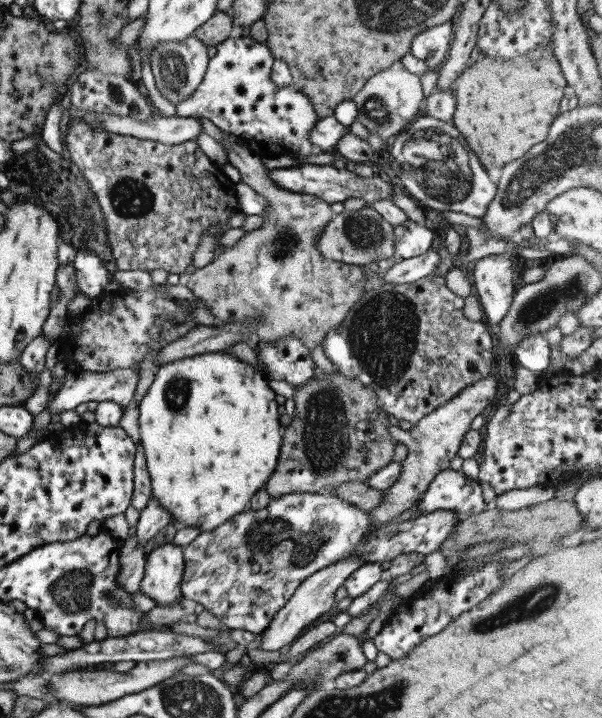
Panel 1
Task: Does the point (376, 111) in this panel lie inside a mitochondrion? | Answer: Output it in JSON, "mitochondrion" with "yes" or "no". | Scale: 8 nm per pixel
{"mitochondrion":"yes"}

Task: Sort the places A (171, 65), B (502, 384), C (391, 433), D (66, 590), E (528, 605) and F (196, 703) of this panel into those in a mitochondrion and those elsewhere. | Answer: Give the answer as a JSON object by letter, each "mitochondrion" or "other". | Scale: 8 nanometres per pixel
{"A":"mitochondrion","B":"other","C":"other","D":"mitochondrion","E":"mitochondrion","F":"mitochondrion"}

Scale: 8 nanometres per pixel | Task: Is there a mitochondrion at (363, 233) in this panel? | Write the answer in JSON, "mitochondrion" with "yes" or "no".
{"mitochondrion":"yes"}

